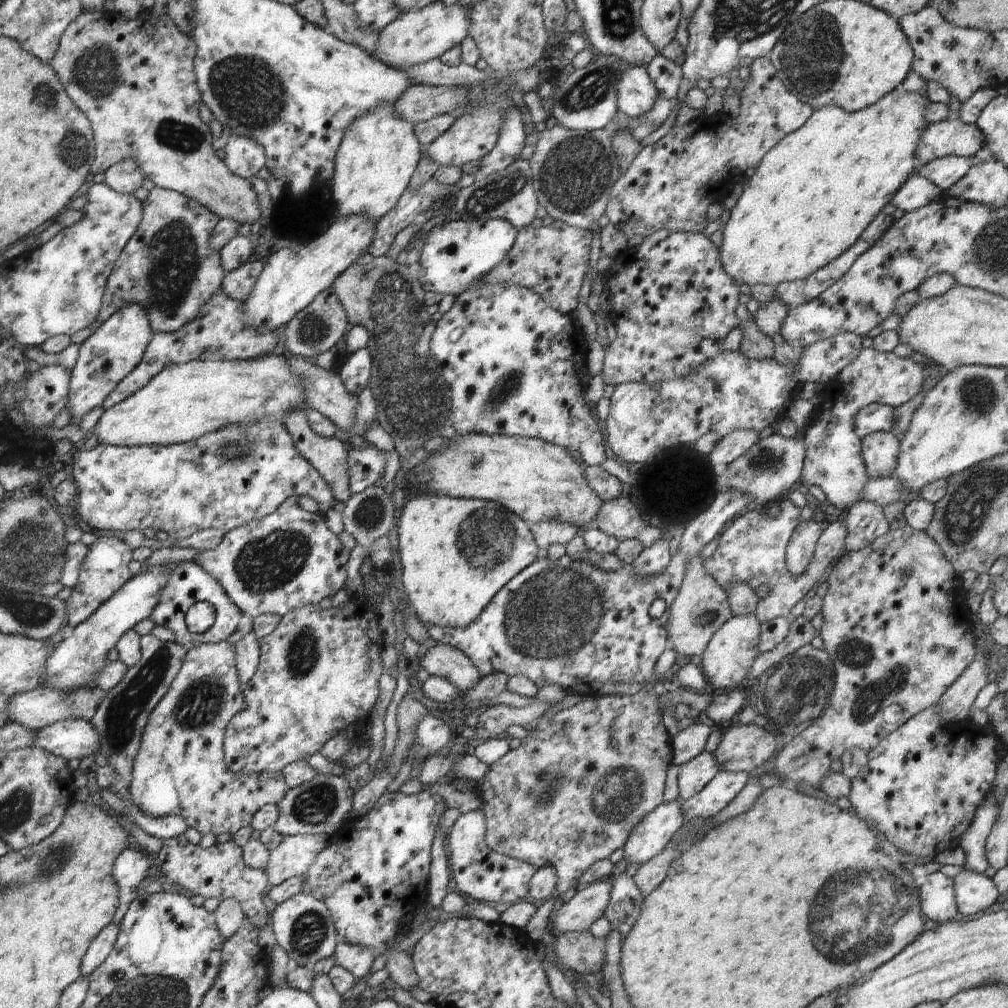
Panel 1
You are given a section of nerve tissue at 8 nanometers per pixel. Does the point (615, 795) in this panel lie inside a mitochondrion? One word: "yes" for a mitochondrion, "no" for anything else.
yes

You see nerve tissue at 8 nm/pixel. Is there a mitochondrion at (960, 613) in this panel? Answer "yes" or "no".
no

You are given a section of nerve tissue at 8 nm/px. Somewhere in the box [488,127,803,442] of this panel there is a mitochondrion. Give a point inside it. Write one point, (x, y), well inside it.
(576, 172)

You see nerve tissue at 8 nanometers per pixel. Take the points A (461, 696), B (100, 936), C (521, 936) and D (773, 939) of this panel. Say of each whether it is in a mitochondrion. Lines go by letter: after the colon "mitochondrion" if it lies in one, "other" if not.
A: other
B: other
C: other
D: other

